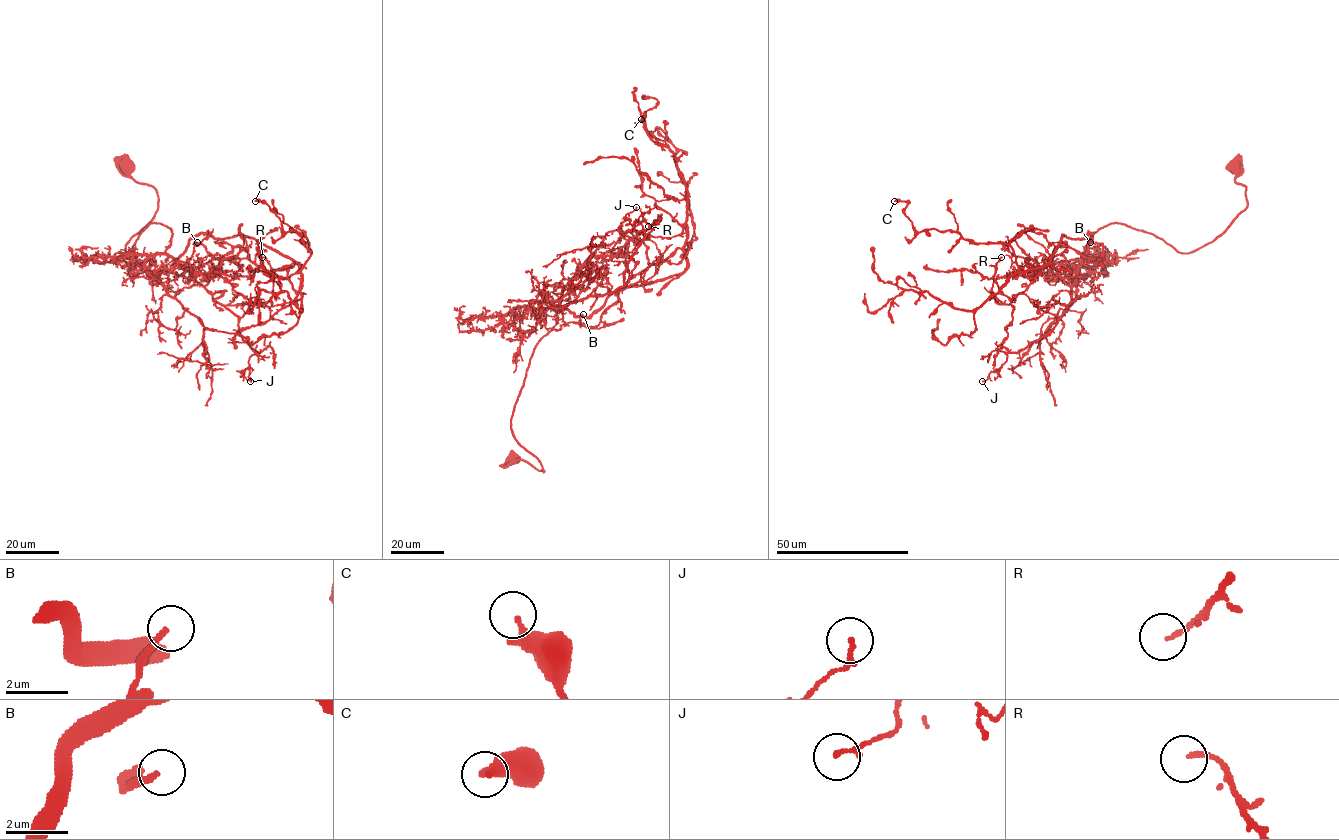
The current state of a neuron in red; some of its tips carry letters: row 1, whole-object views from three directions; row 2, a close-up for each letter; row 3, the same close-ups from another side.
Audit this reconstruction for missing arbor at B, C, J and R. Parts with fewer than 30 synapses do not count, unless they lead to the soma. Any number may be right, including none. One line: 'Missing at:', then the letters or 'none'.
Missing at: none

